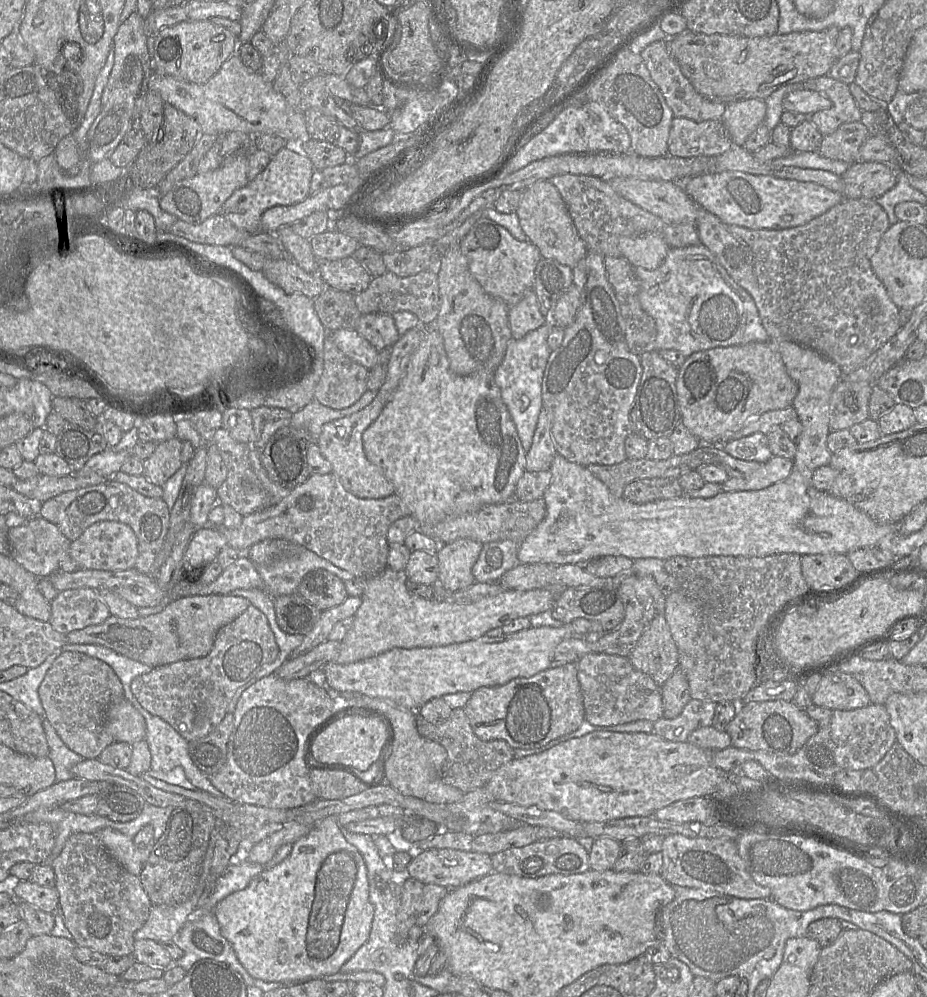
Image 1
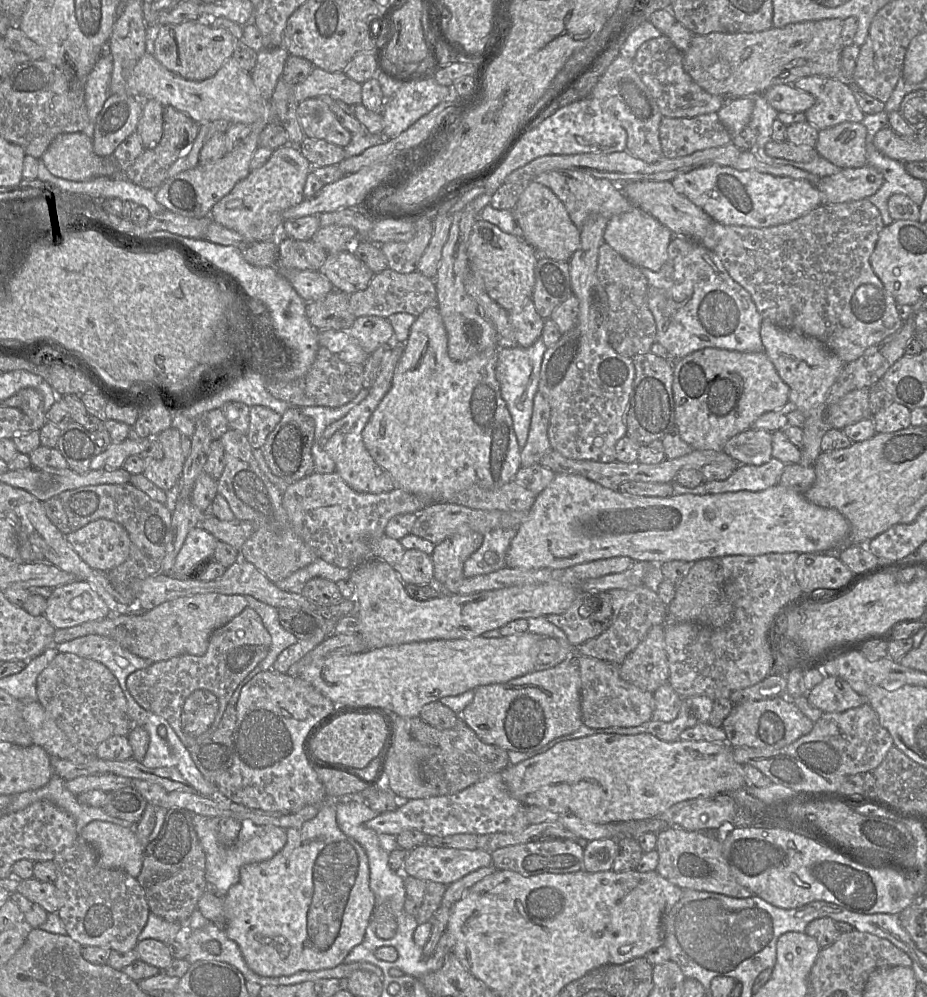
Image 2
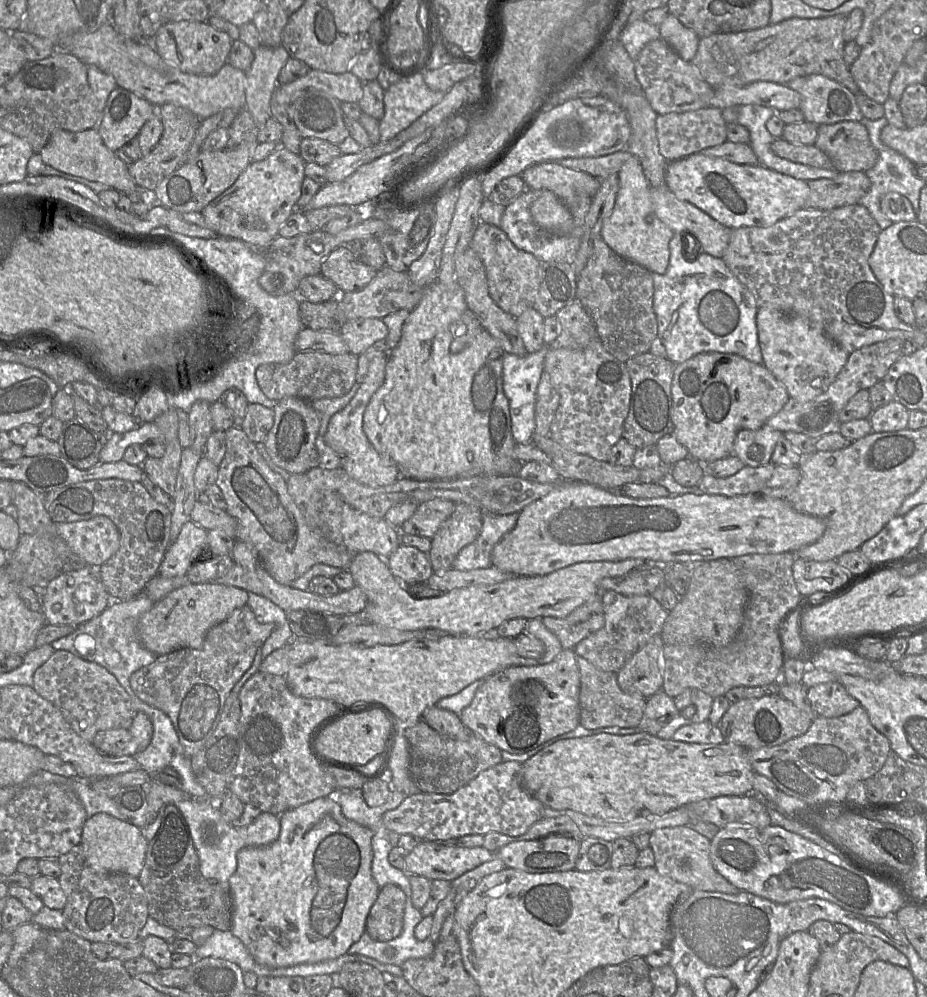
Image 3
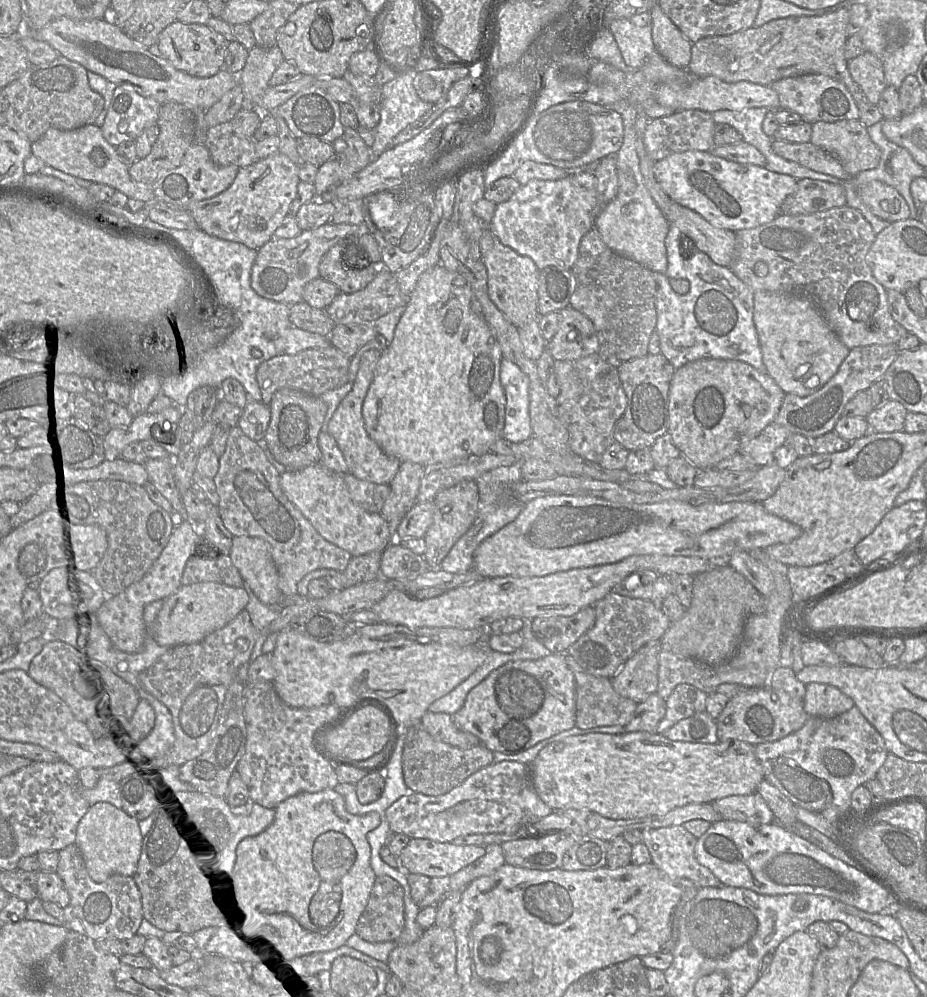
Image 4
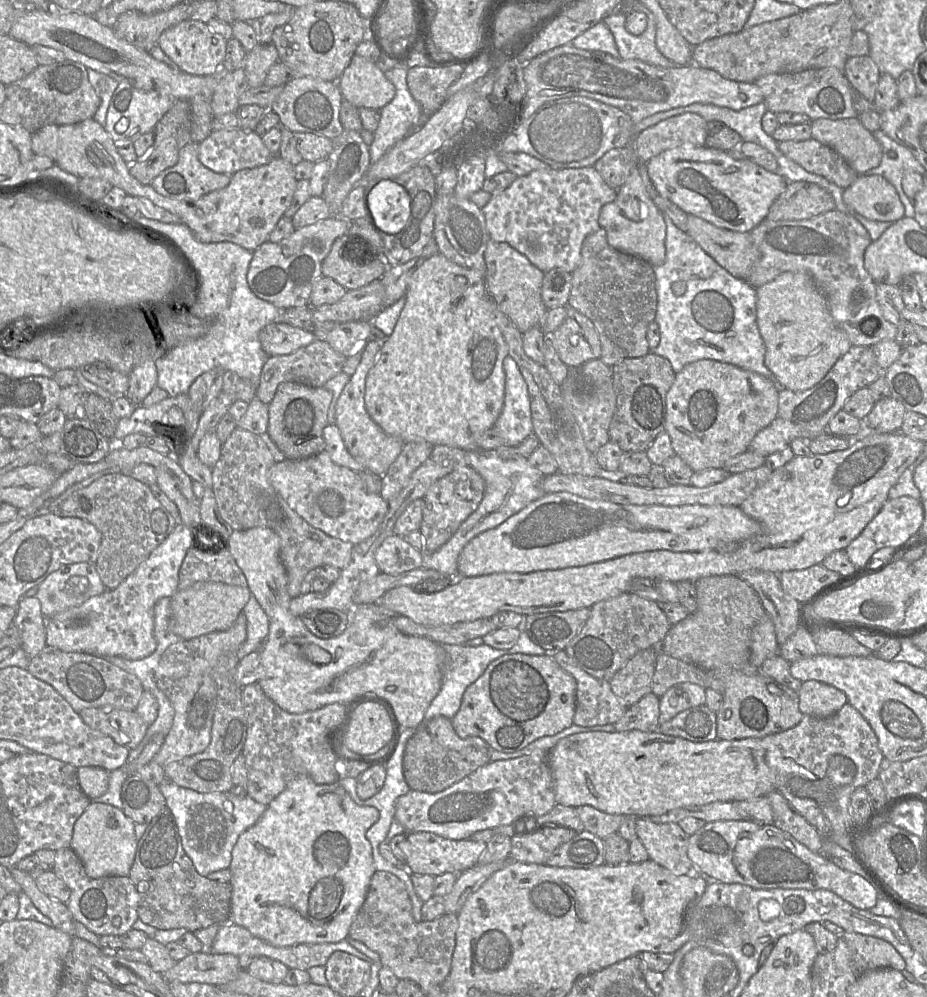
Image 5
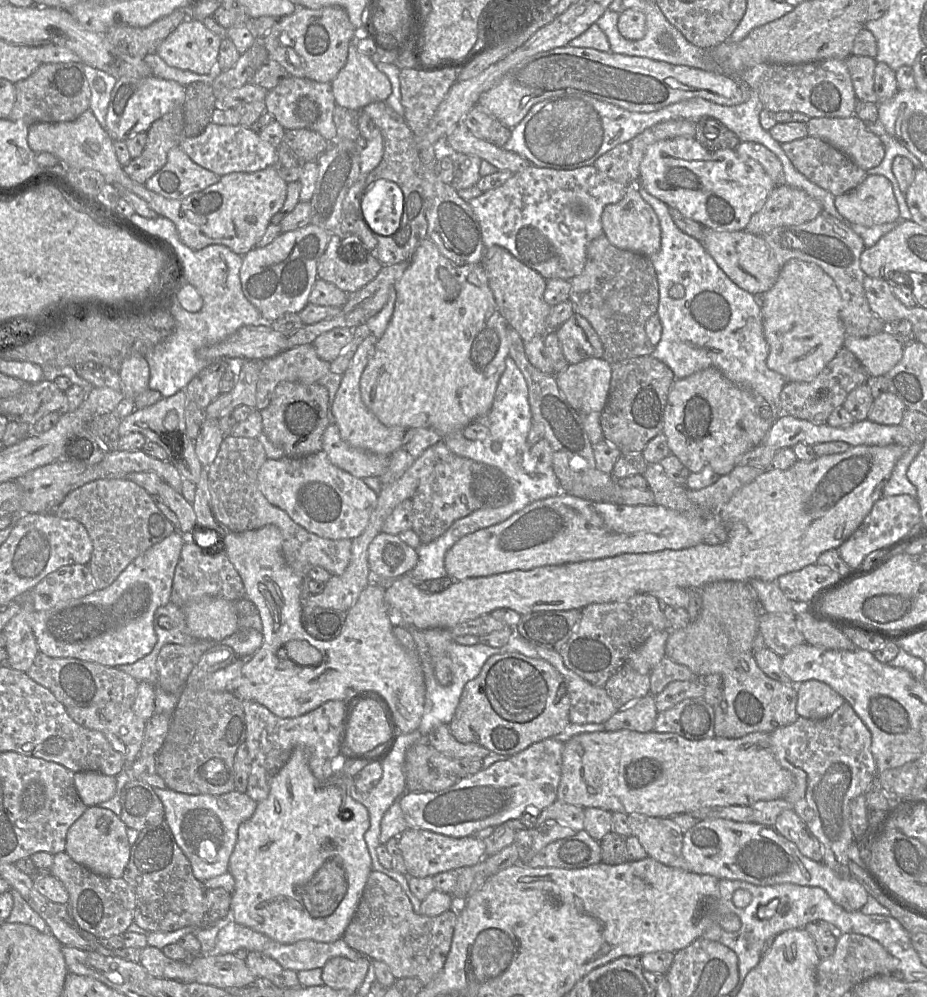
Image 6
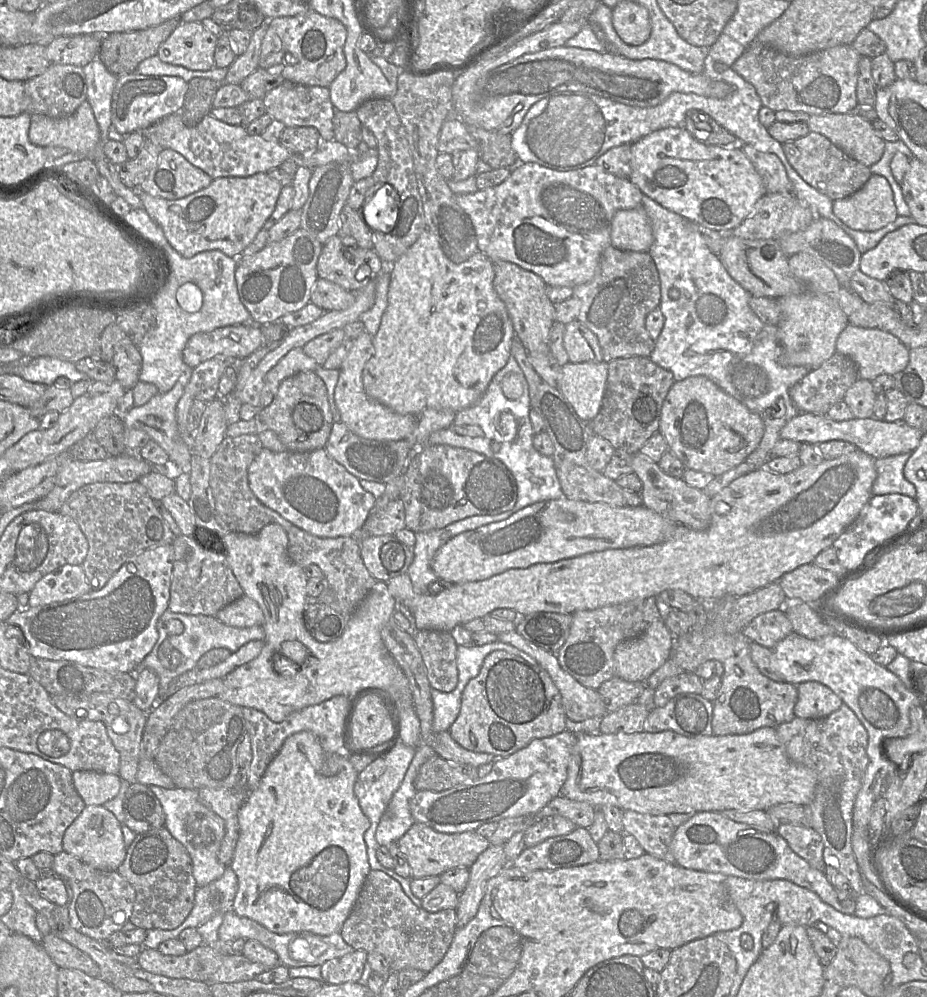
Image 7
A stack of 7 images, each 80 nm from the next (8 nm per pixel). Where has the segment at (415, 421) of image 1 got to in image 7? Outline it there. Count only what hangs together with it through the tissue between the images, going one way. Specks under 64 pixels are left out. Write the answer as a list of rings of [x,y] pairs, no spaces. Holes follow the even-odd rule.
[[[426,229],[415,243],[393,263],[388,305],[382,315],[379,331],[373,337],[375,352],[363,369],[362,381],[366,394],[402,415],[418,416],[425,409],[450,410],[457,413],[473,405],[486,391],[493,376],[506,365],[511,355],[510,345],[515,335],[507,309],[494,289],[494,276],[494,262],[486,255],[478,251],[465,262],[456,264],[445,255],[438,238]]]

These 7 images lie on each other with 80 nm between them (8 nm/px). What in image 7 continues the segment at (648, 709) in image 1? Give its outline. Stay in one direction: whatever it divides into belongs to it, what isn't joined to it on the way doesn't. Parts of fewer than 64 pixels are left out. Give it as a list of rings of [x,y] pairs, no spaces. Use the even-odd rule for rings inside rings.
[[[515,630],[498,634],[498,640],[527,653],[548,672],[561,694],[567,718],[581,722],[592,717],[603,717],[607,713],[605,703],[598,690],[583,686],[563,670],[557,654],[551,654],[528,642]]]

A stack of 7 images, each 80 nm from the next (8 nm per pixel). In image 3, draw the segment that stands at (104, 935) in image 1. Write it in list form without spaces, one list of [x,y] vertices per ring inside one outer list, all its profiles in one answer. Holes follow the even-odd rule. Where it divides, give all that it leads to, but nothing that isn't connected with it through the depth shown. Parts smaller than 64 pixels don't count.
[[[80,844],[59,856],[58,862],[58,880],[66,896],[66,904],[61,910],[65,929],[91,943],[120,945],[139,938],[149,916],[146,895],[137,878],[123,873],[96,873],[87,864]]]

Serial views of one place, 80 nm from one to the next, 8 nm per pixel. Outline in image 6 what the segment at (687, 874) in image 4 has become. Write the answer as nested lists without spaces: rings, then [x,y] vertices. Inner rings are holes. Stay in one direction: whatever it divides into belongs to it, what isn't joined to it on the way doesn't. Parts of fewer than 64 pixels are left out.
[[[628,814],[631,833],[648,856],[666,866],[689,871],[682,855],[683,833],[672,818],[650,817],[644,814]]]

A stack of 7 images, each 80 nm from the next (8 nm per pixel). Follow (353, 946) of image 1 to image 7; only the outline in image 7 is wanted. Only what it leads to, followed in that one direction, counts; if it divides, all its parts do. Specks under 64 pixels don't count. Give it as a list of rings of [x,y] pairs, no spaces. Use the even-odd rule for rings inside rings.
[[[302,731],[289,736],[283,743],[277,755],[267,766],[258,787],[249,792],[238,812],[239,835],[234,855],[230,863],[238,879],[238,890],[232,910],[239,916],[254,920],[276,934],[308,932],[328,936],[341,931],[343,923],[349,916],[366,876],[371,870],[364,833],[370,826],[370,821],[363,814],[358,799],[354,794],[354,784],[358,773],[350,760],[341,754],[327,755],[318,738],[308,731]]]

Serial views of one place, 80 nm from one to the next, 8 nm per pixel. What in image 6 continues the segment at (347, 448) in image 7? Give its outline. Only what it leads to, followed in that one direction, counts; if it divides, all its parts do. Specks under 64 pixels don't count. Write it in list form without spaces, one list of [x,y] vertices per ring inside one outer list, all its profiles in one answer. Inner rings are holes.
[[[336,424],[325,430],[322,450],[333,465],[360,479],[381,477],[389,466],[390,456],[377,455],[346,443]]]

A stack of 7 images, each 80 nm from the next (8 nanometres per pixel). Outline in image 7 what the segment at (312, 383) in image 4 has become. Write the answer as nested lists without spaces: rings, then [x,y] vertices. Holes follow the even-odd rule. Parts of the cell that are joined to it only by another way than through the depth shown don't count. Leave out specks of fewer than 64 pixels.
[[[300,347],[289,351],[265,376],[261,391],[259,408],[267,407],[274,399],[280,383],[299,372],[315,370],[319,366],[314,359],[307,356]]]

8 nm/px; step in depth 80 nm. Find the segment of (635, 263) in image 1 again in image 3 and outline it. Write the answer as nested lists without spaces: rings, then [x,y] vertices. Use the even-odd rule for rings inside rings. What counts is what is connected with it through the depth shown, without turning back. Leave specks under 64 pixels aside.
[[[631,155],[619,173],[619,189],[611,214],[605,219],[600,235],[619,256],[634,262],[650,272],[664,274],[669,264],[669,242],[674,232],[655,214],[650,185],[639,159]]]

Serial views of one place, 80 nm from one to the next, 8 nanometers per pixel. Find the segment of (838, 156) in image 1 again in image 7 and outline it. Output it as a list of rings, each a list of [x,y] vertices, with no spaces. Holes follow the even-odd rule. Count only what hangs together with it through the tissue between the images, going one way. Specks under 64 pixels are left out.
[[[856,112],[811,115],[809,131],[828,138],[853,159],[870,167],[878,162],[885,148],[885,140],[872,125]]]

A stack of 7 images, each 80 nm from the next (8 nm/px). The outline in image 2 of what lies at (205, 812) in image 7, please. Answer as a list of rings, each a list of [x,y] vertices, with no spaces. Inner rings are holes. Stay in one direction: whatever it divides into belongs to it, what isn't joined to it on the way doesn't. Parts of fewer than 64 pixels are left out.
[[[199,814],[193,816],[193,826],[197,833],[198,839],[202,845],[205,853],[205,880],[208,885],[211,885],[215,889],[215,895],[225,896],[231,886],[236,884],[240,878],[240,868],[246,864],[263,862],[274,857],[286,844],[287,835],[286,830],[272,825],[258,825],[263,827],[260,833],[256,833],[249,839],[237,839],[237,841],[231,846],[223,846],[218,840],[218,822],[219,818],[207,817]]]

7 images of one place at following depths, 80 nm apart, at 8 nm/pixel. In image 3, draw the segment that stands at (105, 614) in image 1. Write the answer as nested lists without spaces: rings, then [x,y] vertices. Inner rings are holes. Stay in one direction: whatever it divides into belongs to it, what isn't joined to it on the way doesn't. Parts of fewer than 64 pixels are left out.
[[[90,568],[64,569],[57,577],[50,580],[45,585],[45,593],[41,597],[42,613],[46,622],[51,625],[71,625],[77,626],[86,622],[103,612],[112,602],[102,583],[91,574]]]

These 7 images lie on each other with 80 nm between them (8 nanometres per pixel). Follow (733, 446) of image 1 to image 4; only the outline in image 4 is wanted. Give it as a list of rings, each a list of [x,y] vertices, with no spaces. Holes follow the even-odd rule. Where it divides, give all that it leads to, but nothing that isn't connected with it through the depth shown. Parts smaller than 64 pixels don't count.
[[[771,423],[755,437],[741,437],[738,453],[749,457],[755,467],[766,466],[771,463],[774,451],[786,444],[791,435],[784,426]]]

